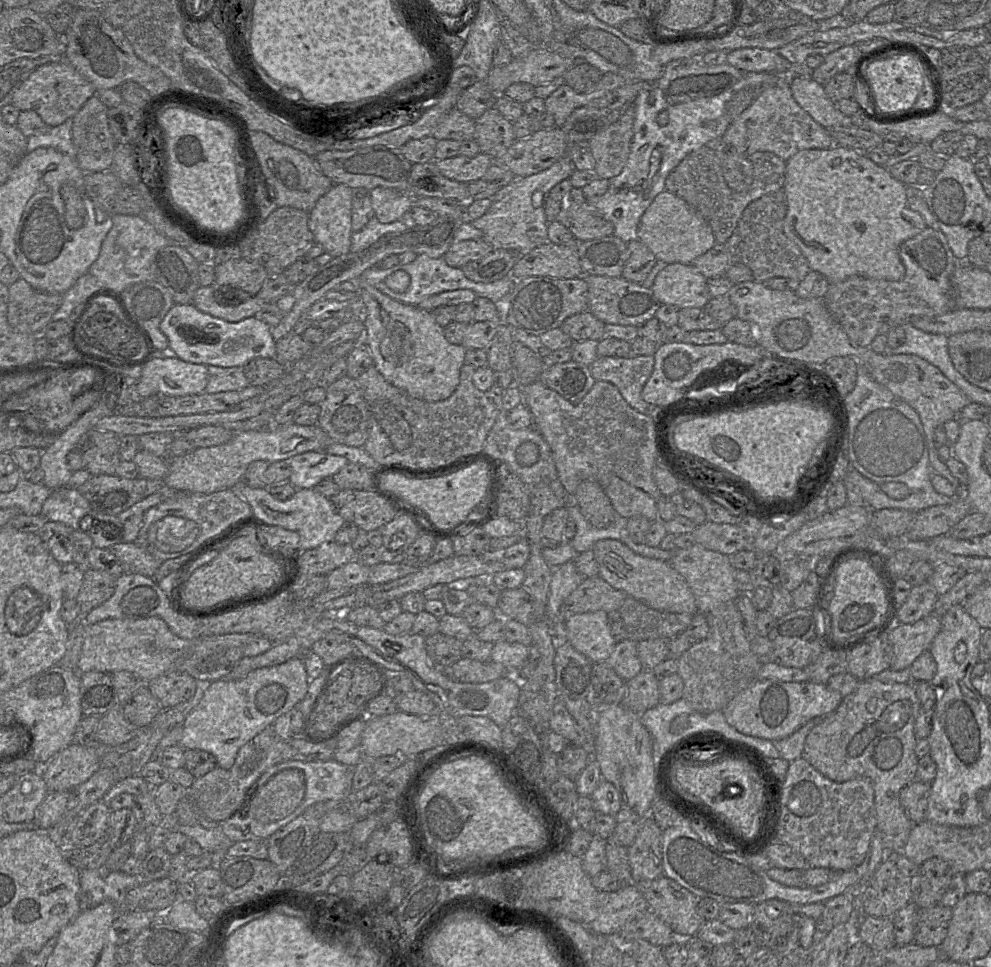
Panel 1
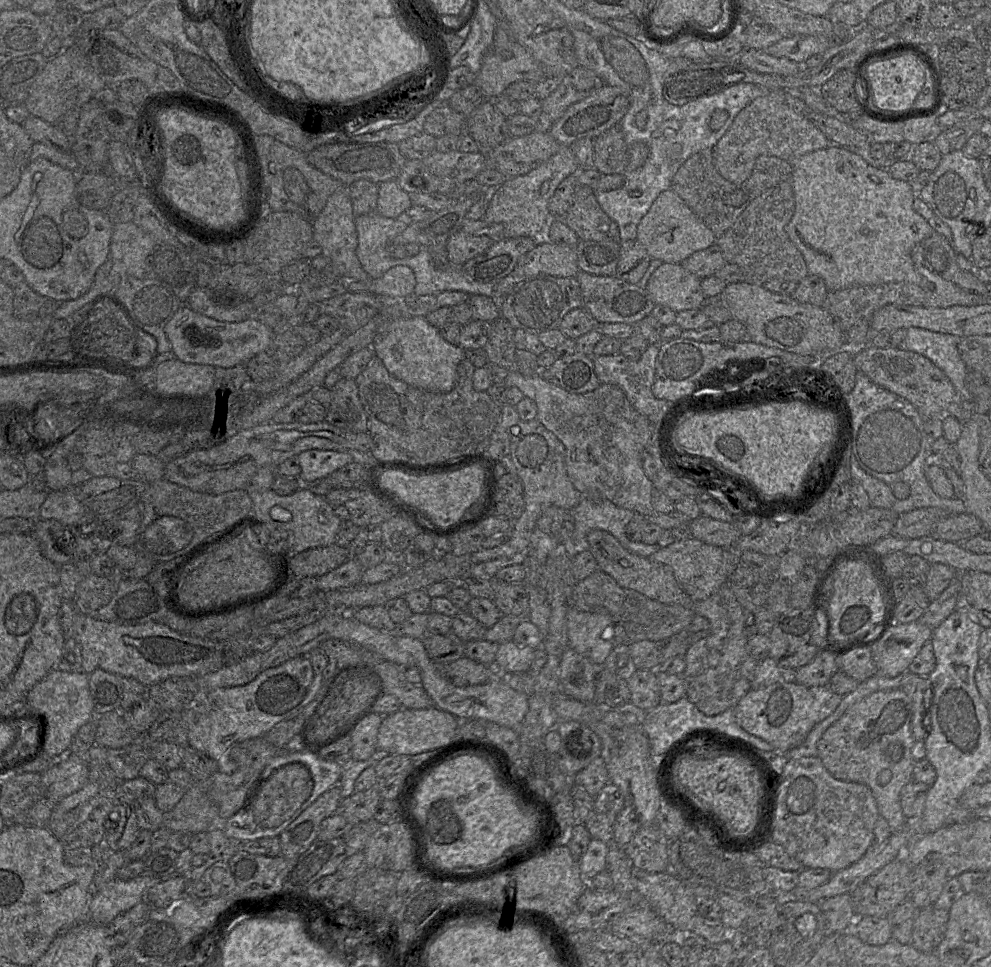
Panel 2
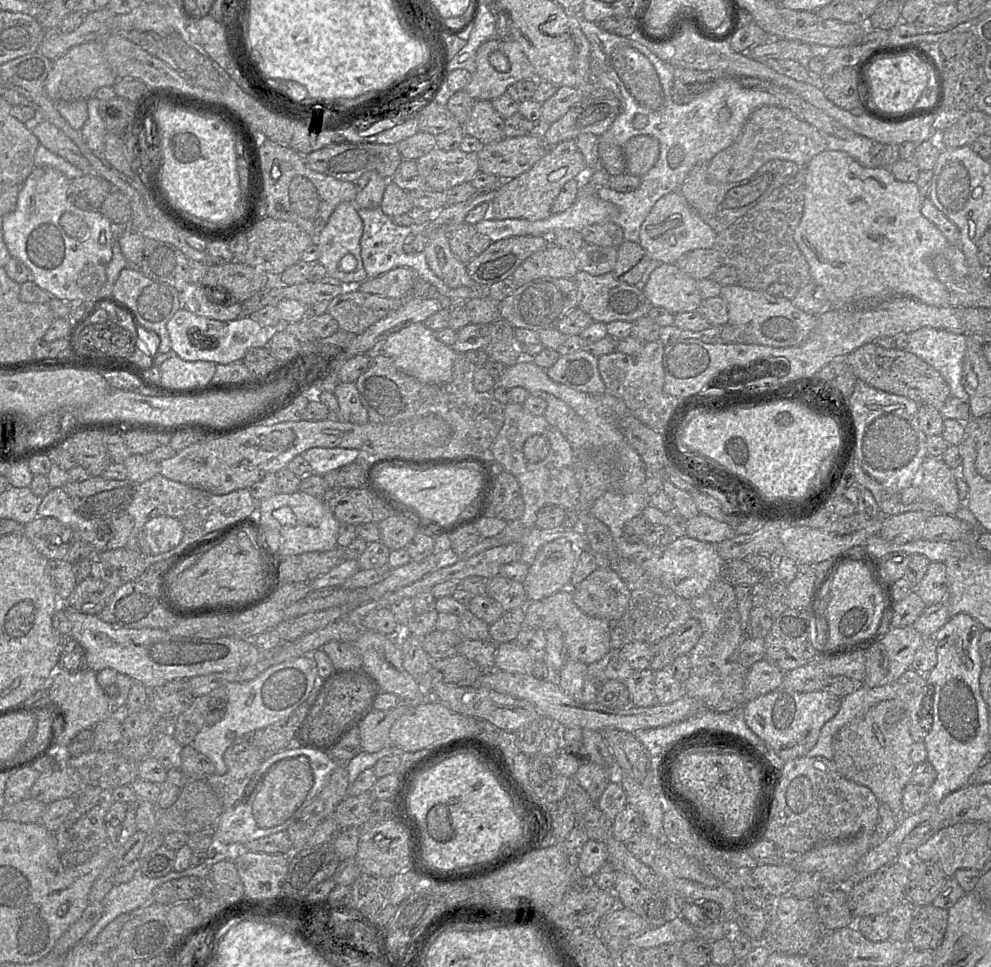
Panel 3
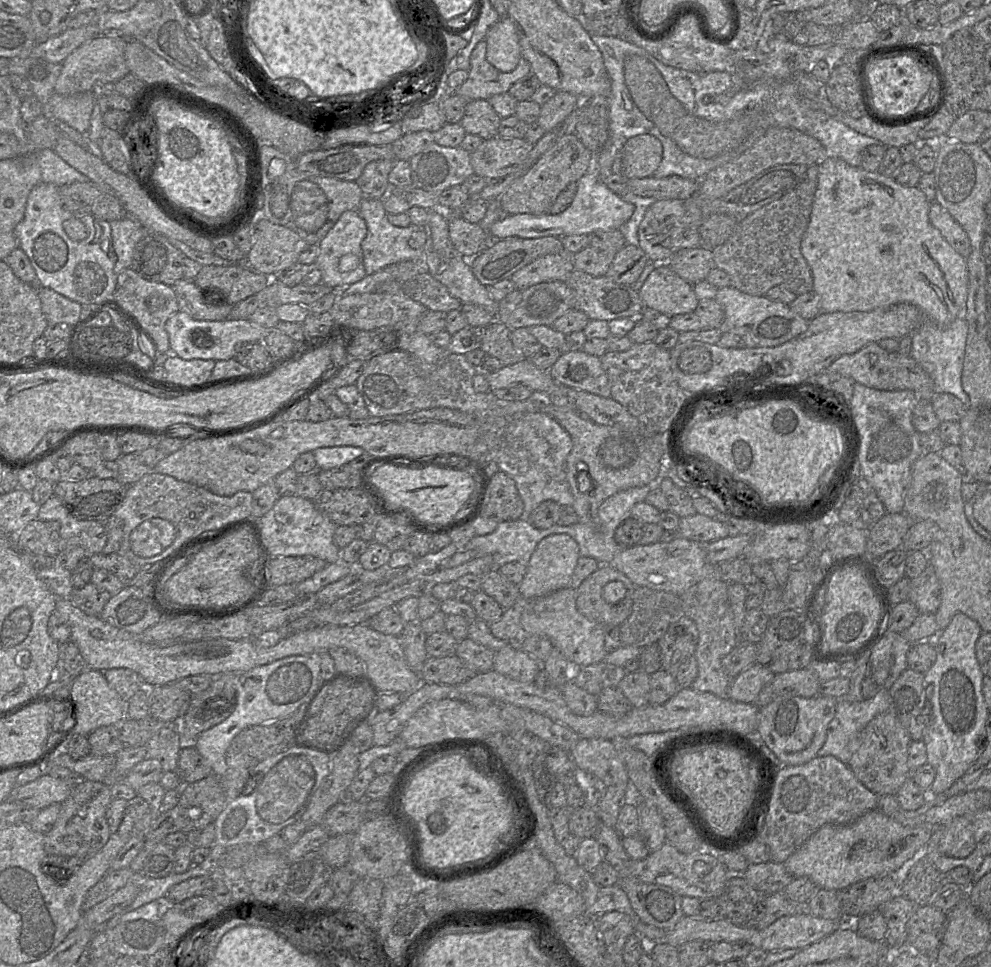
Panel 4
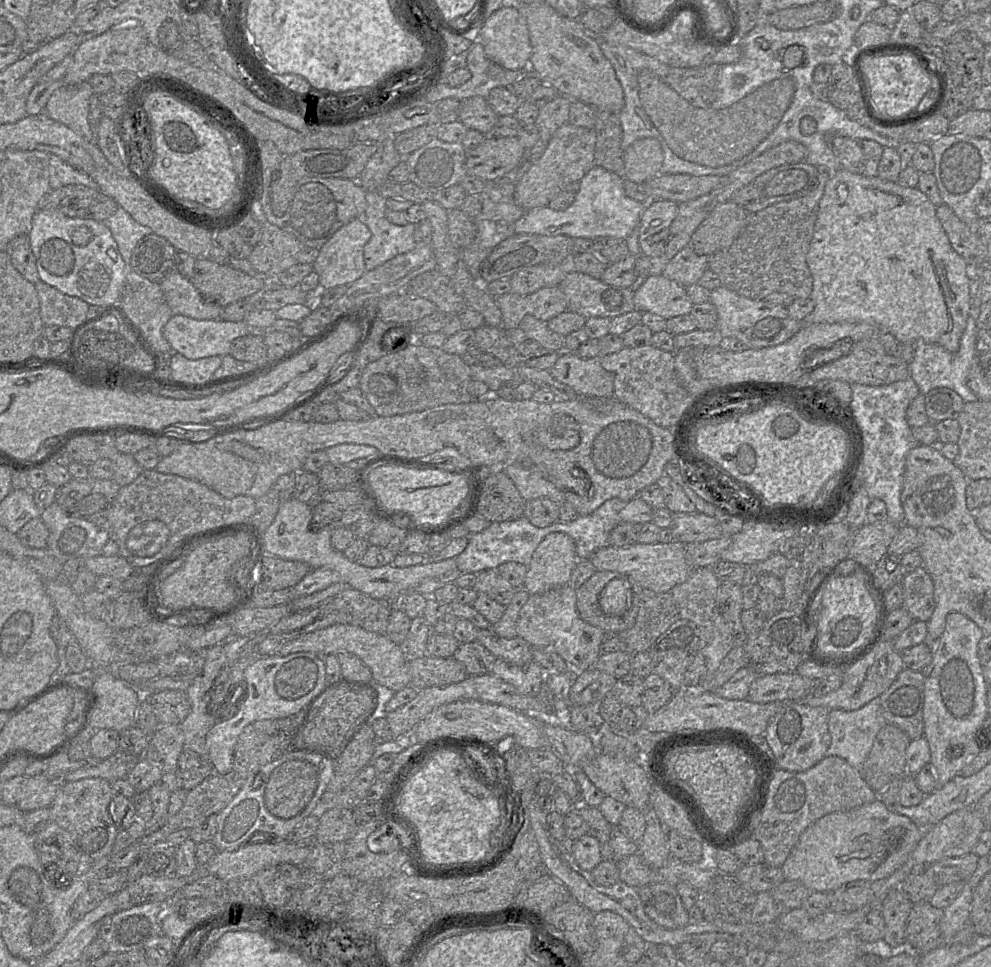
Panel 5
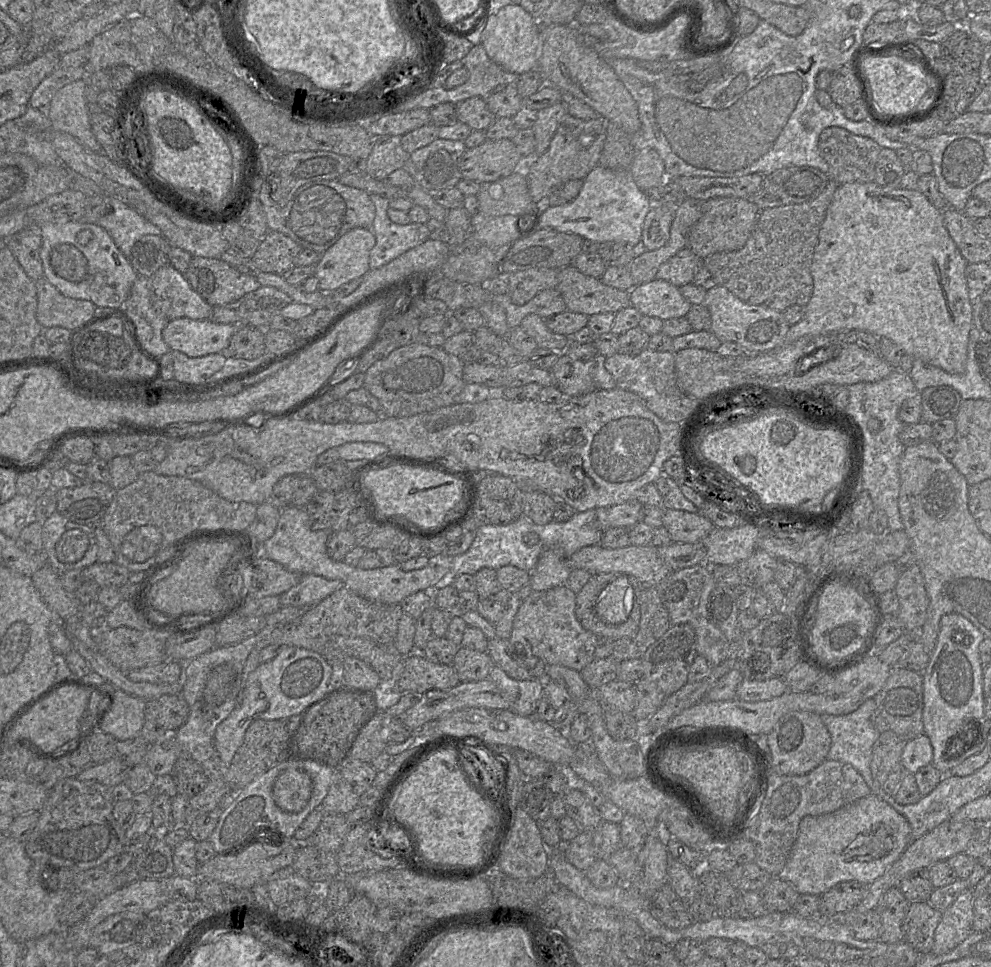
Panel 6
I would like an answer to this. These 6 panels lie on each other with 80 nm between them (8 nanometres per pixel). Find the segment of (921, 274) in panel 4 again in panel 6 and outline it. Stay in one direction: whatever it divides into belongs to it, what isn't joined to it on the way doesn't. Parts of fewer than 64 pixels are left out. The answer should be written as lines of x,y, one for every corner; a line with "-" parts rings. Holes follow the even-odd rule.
874,181
841,184
834,192
833,199
827,209
819,231
818,243
813,253
811,263
813,292
811,298
805,306
804,317
790,326
783,344
791,344
805,335
837,334
851,330
866,331
877,337
889,338
915,359
920,359
951,374
961,374
966,368
969,333
973,327
973,303
969,296
965,275
967,264
968,262
960,253
944,225
943,211
935,208
920,191
886,188

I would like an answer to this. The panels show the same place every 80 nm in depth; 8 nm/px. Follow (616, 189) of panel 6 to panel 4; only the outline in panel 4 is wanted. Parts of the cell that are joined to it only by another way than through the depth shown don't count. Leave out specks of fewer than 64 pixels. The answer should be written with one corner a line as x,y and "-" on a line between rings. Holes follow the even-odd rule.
591,169
578,181
578,190
574,200
559,214
519,213
503,215
489,226
488,233
492,239
507,237
540,238
546,236
562,238
567,235
589,235
597,230
620,229
633,215
635,206
622,200
600,179
596,170

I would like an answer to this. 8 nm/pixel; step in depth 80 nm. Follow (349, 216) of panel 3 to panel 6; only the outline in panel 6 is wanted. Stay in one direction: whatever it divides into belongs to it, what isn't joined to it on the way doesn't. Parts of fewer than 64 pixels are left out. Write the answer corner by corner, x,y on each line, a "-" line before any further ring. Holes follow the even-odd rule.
353,228
341,236
331,247
320,254
320,260
315,265
314,276
319,281
319,290
333,292
354,279
363,278
370,270
369,256
374,245
375,236
369,228

